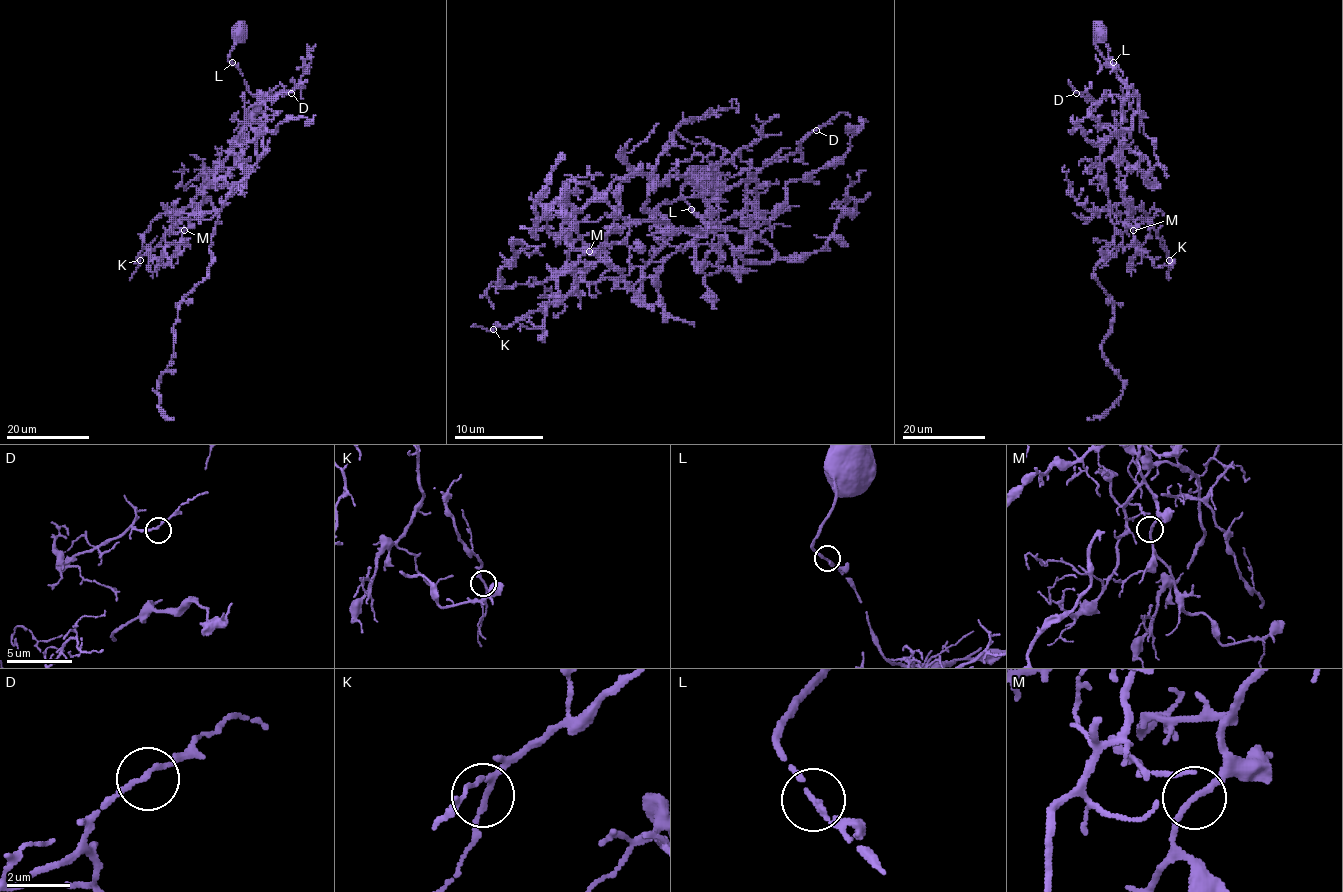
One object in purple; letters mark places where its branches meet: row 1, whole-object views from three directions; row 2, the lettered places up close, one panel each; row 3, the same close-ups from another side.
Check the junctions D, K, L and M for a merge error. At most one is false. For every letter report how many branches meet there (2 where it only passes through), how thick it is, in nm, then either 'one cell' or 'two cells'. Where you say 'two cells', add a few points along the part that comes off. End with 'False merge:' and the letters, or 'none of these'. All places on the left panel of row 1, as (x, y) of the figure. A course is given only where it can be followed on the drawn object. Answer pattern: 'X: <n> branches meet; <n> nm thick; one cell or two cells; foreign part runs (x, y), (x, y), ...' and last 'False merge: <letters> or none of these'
D: 2 branches meet; 170 nm thick; one cell
K: 2 branches meet; 180 nm thick; one cell
L: 2 branches meet; 170 nm thick; one cell
M: 2 branches meet; 190 nm thick; one cell
False merge: none of these

